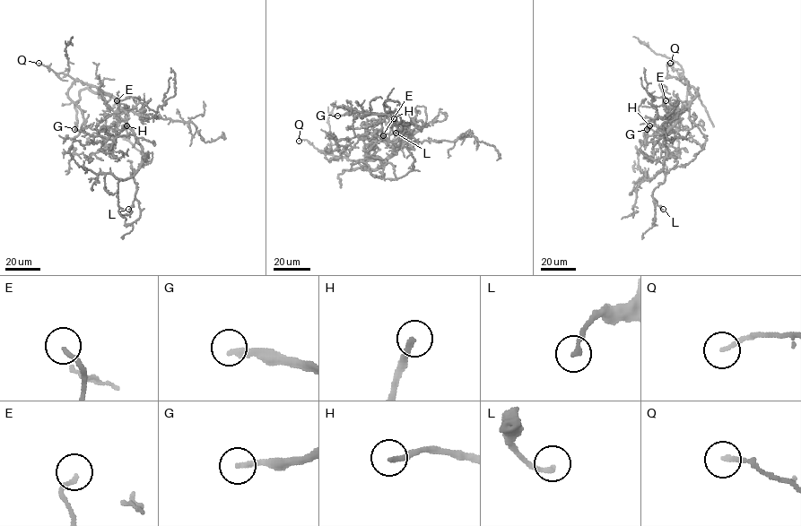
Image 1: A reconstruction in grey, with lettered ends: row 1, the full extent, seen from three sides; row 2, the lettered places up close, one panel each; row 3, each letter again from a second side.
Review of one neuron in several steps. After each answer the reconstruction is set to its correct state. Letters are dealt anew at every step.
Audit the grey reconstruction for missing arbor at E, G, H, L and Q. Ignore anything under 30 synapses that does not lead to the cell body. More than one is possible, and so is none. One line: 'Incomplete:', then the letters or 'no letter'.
Incomplete: G, H

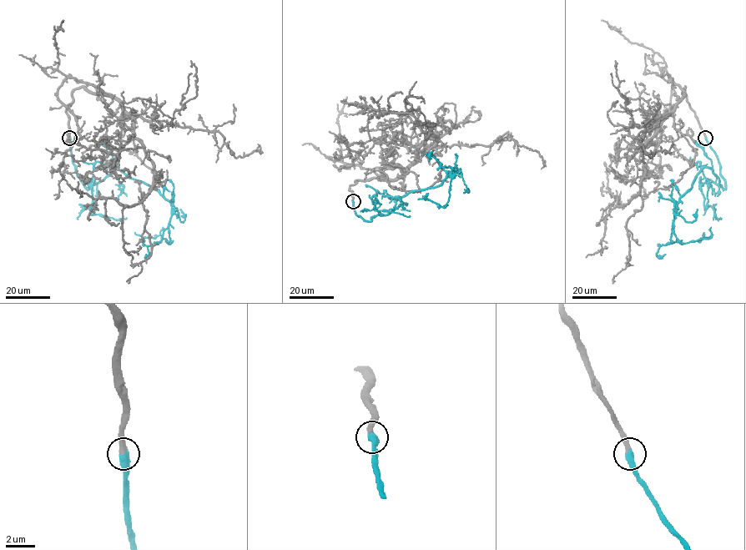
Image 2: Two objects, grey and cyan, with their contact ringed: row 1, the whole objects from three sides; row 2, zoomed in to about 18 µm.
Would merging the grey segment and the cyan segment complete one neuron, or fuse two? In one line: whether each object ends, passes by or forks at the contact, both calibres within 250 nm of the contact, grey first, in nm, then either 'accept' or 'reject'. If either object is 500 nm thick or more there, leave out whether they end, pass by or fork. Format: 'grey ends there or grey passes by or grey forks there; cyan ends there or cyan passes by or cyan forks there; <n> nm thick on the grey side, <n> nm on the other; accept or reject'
400 nm thick on the grey side, 550 nm on the other; accept

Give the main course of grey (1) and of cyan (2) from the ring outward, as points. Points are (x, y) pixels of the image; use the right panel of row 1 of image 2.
1: (706, 137), (684, 88), (641, 149), (644, 176), (627, 204), (619, 206), (607, 188), (604, 162)
2: (706, 137), (726, 188), (704, 167), (677, 204), (672, 229), (685, 243), (712, 236), (704, 238), (703, 233)

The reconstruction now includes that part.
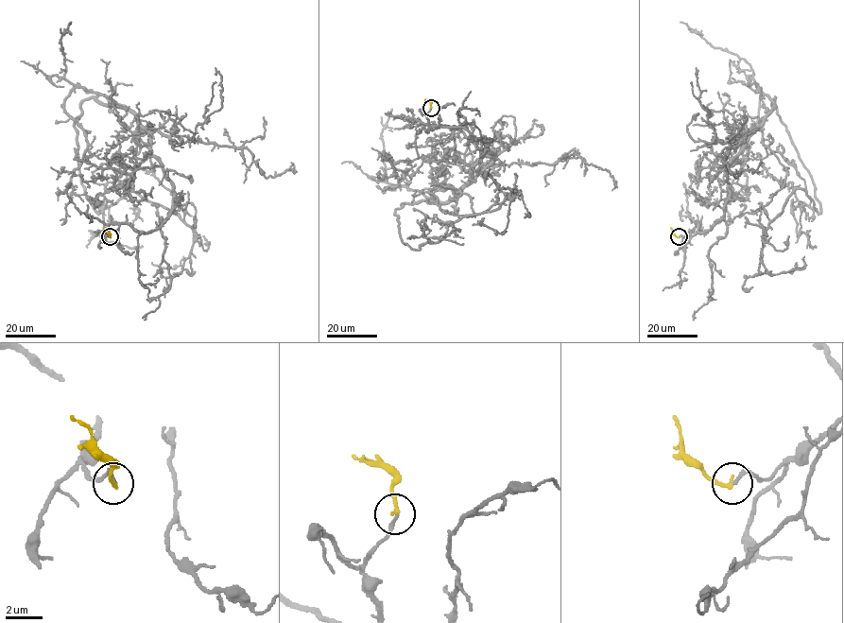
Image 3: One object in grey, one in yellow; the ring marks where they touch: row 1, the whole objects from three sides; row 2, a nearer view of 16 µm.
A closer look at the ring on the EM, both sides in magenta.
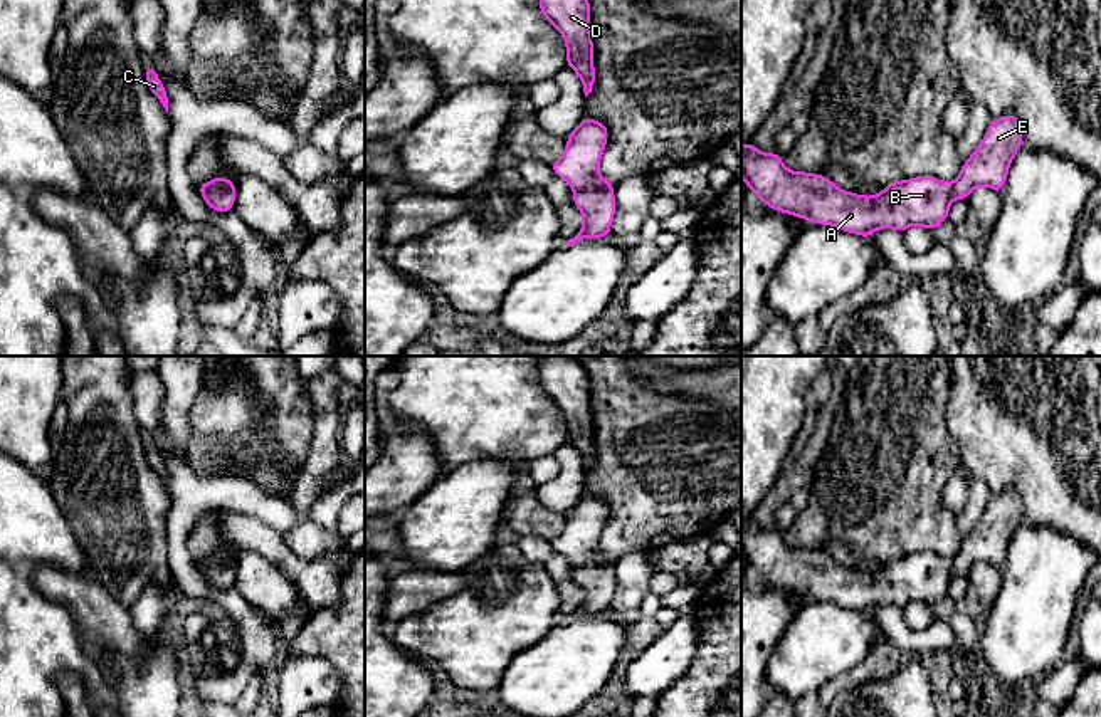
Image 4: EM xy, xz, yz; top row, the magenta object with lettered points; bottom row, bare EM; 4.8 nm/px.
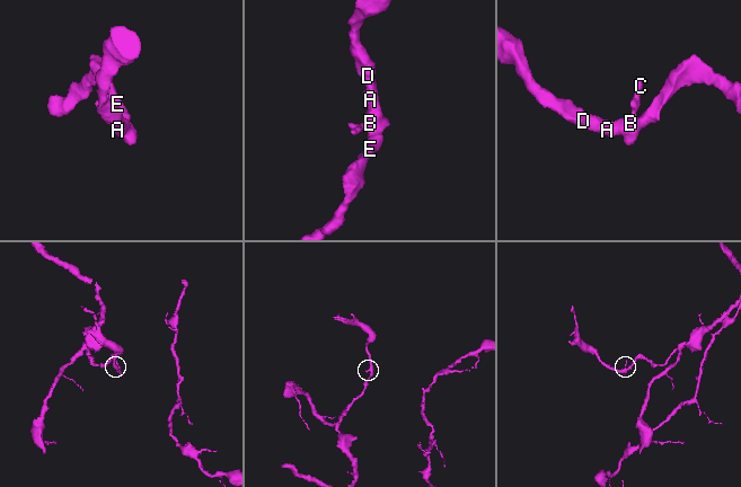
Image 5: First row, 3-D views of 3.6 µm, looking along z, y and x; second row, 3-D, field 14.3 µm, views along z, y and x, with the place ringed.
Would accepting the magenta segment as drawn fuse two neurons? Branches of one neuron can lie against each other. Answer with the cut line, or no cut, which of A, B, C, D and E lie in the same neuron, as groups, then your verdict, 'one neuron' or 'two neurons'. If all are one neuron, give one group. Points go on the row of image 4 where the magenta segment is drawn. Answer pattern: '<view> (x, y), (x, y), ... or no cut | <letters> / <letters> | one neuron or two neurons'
no cut | A B C D E | one neuron

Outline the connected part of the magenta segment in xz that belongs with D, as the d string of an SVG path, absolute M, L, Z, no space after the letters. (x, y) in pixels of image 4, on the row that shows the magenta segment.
M540 0L540 10L563 35L566 64L582 79L587 97L595 87L590 0Z

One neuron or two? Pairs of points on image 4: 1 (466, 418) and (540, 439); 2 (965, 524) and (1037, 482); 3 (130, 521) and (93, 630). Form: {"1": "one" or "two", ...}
{"1": "one", "2": "two", "3": "two"}

